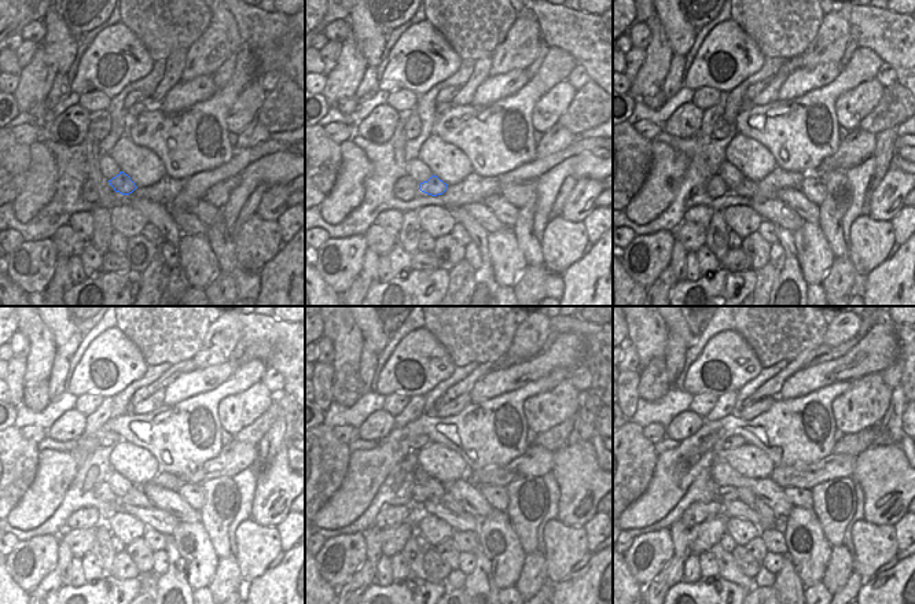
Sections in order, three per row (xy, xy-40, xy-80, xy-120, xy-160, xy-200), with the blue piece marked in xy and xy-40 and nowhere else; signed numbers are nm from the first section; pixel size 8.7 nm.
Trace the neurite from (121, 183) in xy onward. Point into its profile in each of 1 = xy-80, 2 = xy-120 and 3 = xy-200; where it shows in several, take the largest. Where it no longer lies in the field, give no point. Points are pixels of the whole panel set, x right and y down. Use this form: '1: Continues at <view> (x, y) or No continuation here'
1: Continues at xy-80 (746, 188)
2: Continues at xy-120 (135, 496)
3: Continues at xy-200 (759, 507)

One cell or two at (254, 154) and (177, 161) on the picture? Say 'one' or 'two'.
two

